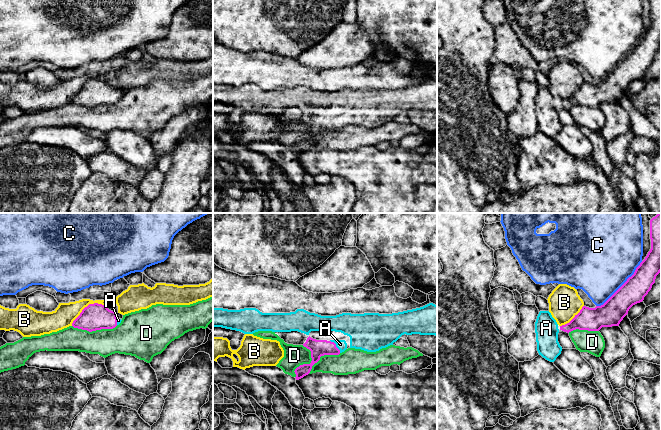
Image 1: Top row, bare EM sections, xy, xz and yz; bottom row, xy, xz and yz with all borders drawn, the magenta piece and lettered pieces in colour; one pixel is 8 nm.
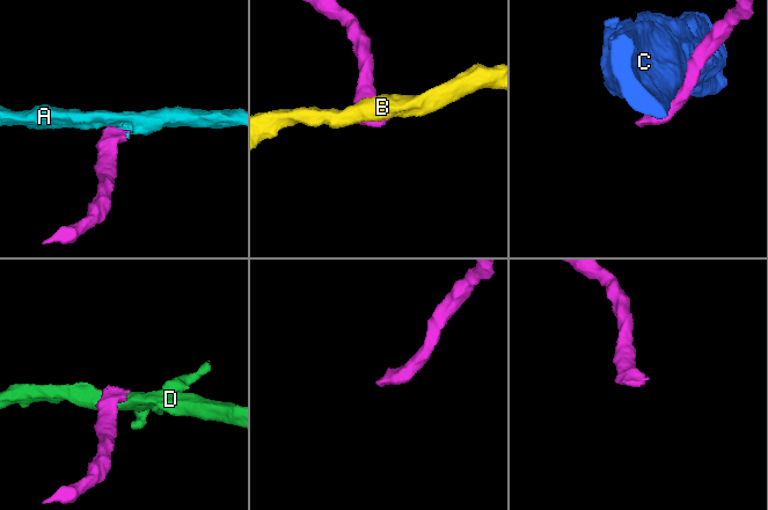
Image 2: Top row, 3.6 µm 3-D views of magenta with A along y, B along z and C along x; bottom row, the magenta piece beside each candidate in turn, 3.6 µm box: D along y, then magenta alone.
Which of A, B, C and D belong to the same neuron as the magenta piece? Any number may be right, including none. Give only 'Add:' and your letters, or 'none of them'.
Add: A

